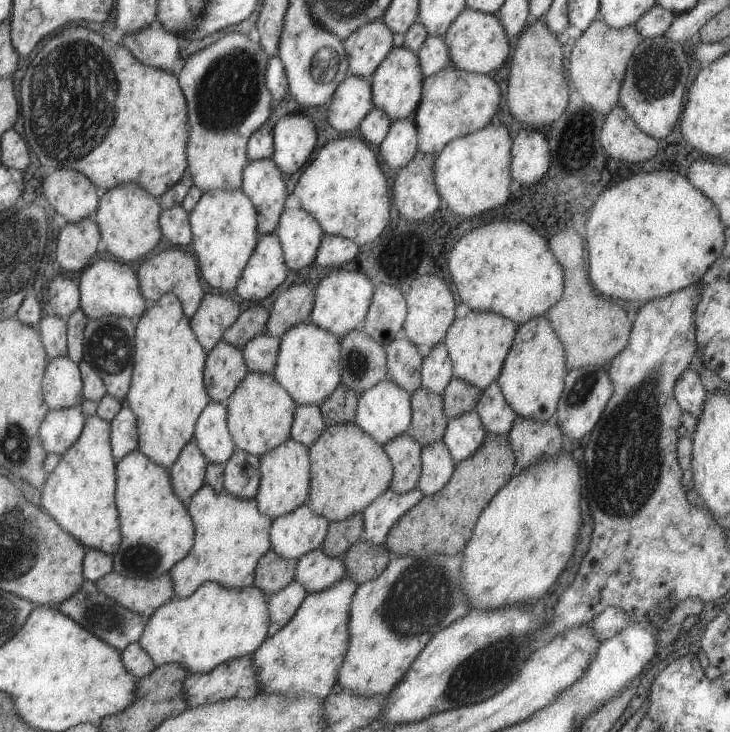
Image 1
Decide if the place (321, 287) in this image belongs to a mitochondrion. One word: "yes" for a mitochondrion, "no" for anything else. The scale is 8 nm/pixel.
no

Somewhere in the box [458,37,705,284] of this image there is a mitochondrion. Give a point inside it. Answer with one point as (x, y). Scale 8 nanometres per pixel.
(655, 73)

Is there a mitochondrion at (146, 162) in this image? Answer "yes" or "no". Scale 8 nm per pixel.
no

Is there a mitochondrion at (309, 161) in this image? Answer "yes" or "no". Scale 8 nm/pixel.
no

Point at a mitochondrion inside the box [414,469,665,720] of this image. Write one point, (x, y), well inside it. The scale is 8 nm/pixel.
(475, 676)

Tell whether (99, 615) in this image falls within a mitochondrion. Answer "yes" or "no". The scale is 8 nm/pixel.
yes

